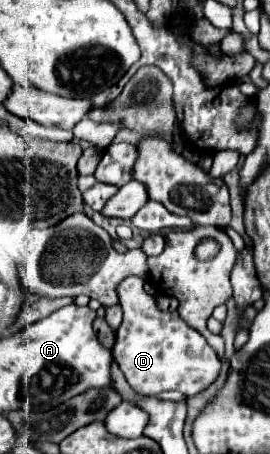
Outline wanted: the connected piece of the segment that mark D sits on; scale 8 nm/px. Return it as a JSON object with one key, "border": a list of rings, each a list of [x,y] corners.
{"border":[[[127,277],[117,293],[119,293],[119,301],[121,301],[121,309],[123,309],[123,323],[119,325],[117,333],[115,333],[115,345],[113,345],[113,357],[117,359],[127,383],[141,395],[157,395],[161,391],[181,391],[187,397],[193,397],[195,393],[203,391],[211,381],[215,381],[215,377],[219,375],[221,369],[221,361],[217,357],[217,353],[213,351],[213,347],[209,347],[209,343],[205,341],[205,337],[195,331],[193,327],[189,327],[179,313],[163,313],[157,309],[157,305],[153,303],[153,295],[147,295],[145,289],[145,279],[141,277]]]}

